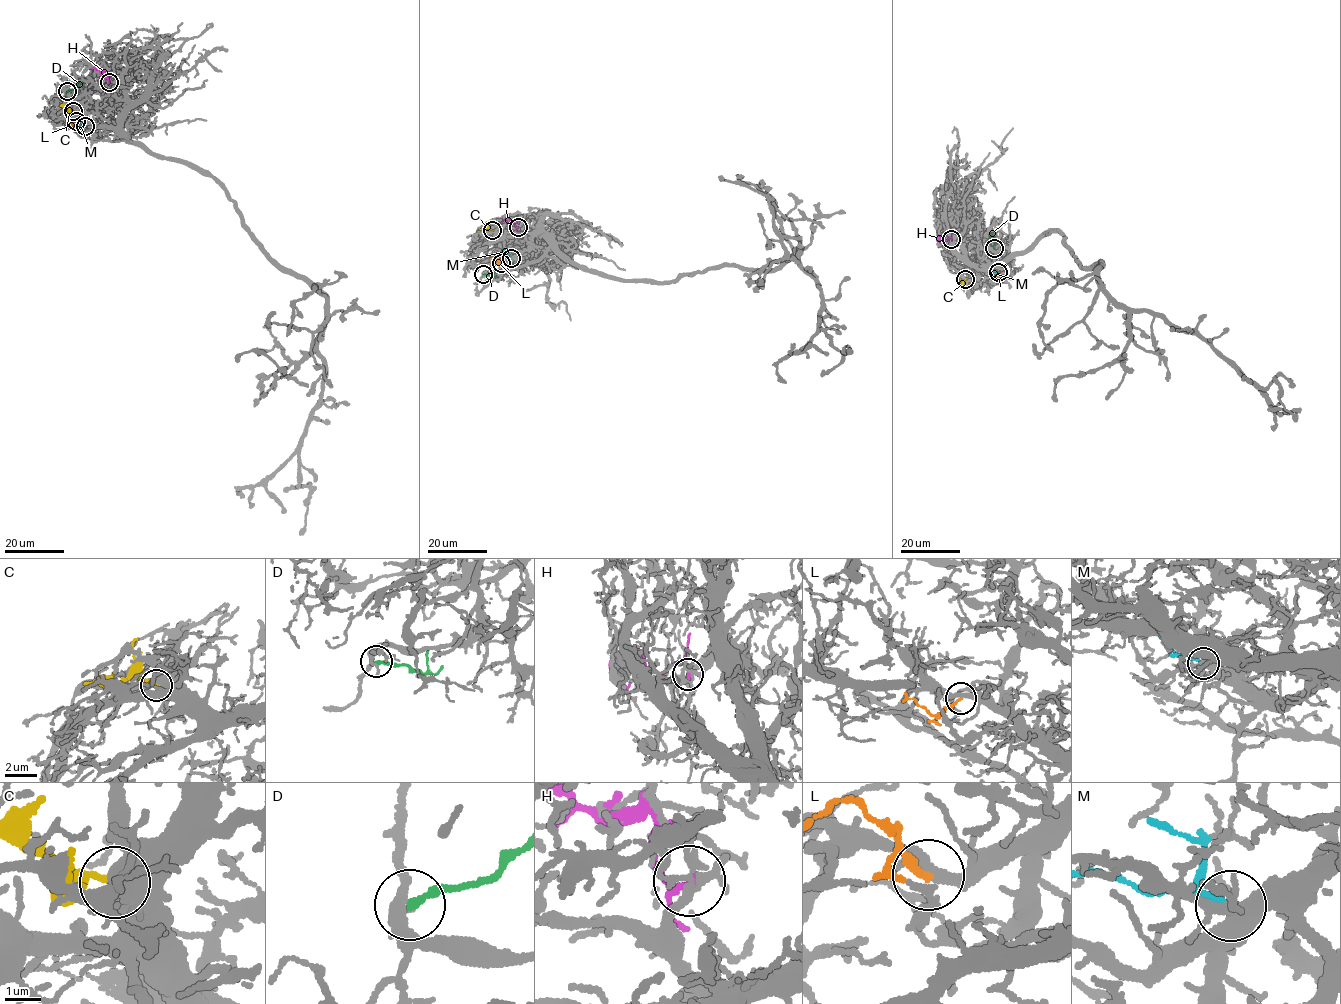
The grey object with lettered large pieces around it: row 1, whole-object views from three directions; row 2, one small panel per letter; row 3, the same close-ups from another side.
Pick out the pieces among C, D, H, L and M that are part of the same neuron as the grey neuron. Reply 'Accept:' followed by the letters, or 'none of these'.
Accept: L

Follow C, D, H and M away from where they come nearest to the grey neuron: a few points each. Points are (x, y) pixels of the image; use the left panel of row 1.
C: (72, 111), (60, 106)
D: (66, 91), (79, 85)
H: (109, 83), (105, 74), (93, 67)
M: (85, 126), (73, 120)

